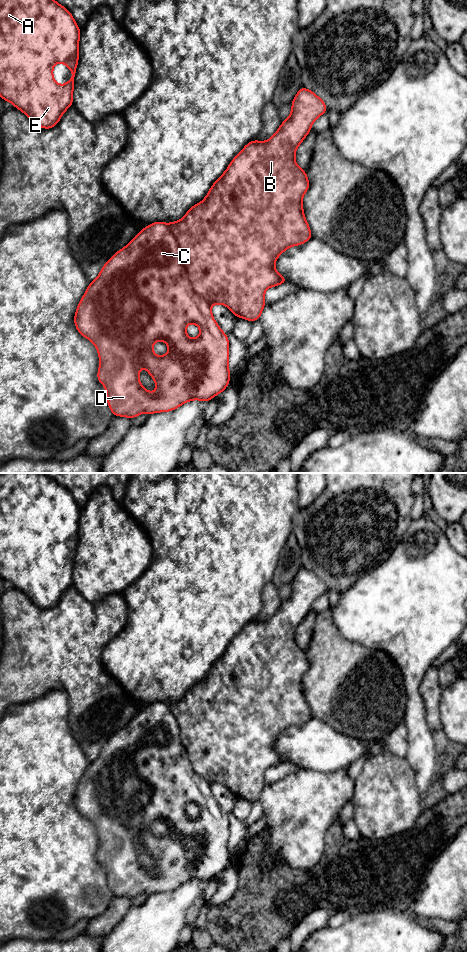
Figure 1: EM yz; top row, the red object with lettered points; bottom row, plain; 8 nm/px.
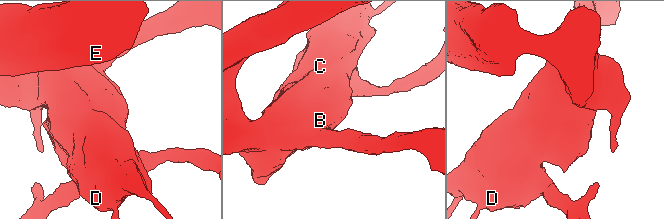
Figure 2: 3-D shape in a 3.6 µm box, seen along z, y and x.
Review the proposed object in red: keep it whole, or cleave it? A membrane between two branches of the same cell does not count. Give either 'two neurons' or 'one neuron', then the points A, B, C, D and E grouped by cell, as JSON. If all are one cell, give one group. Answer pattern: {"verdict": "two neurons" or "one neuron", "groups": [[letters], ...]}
{"verdict": "two neurons", "groups": [["A", "B", "E"], ["C", "D"]]}

